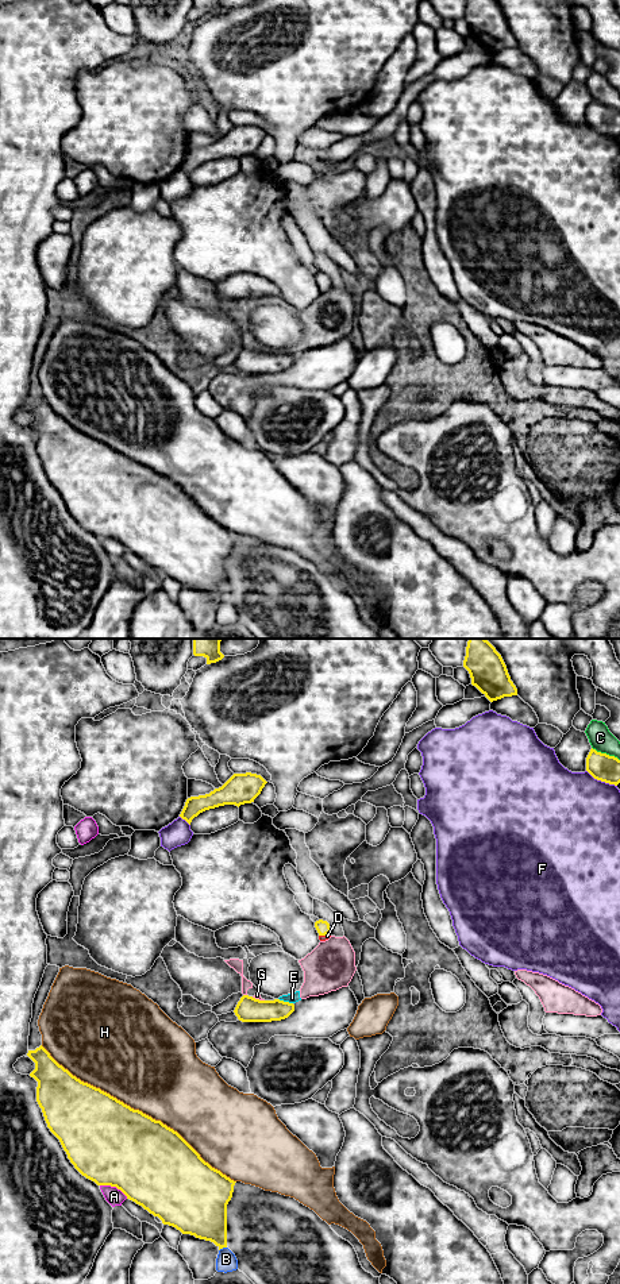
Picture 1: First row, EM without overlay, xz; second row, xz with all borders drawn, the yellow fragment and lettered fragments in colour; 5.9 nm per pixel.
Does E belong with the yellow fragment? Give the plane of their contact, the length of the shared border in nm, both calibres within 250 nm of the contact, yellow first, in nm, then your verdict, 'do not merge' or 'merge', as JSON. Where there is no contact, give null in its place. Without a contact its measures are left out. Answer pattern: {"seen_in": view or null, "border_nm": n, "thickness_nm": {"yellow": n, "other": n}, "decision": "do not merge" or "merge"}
{"seen_in": "xz", "border_nm": 90, "thickness_nm": {"yellow": 150, "other": 60}, "decision": "do not merge"}

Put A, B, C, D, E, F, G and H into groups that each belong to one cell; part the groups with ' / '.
A / B / C / D / E G / F / H

